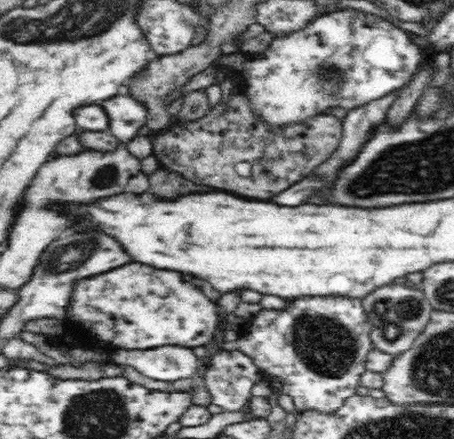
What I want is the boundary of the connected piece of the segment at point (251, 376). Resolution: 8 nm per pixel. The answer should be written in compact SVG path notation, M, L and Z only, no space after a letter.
M236 349L230 351L222 350L220 354L214 354L212 366L203 374L202 379L209 394L210 403L214 404L214 406L220 406L223 412L246 412L250 399L253 397L251 388L254 384L262 380L262 376L258 367L252 362L252 359L242 351Z

